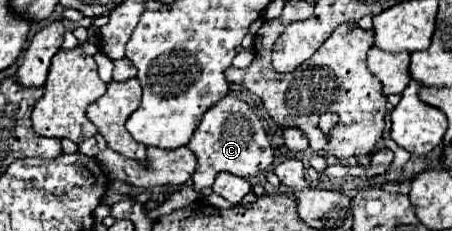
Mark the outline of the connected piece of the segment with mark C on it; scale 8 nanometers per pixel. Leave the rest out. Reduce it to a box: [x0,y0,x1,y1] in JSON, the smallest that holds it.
[187,96,275,198]

